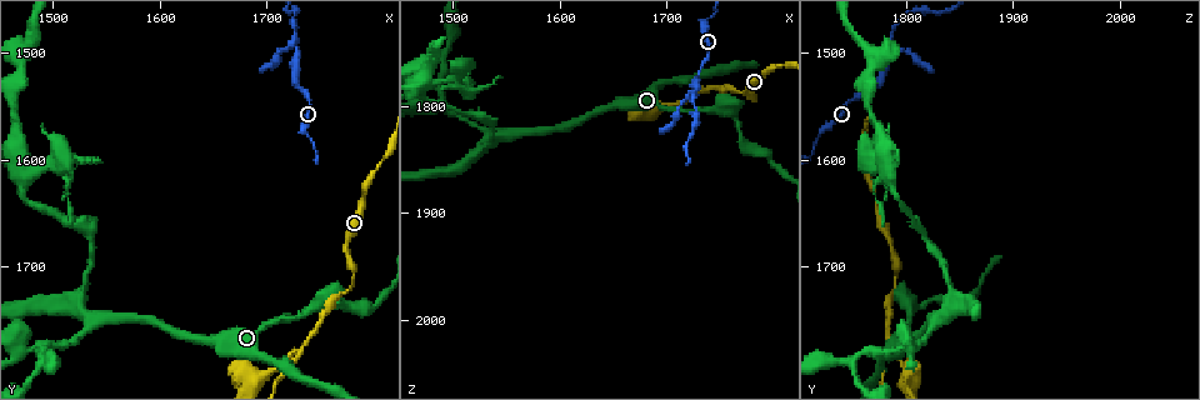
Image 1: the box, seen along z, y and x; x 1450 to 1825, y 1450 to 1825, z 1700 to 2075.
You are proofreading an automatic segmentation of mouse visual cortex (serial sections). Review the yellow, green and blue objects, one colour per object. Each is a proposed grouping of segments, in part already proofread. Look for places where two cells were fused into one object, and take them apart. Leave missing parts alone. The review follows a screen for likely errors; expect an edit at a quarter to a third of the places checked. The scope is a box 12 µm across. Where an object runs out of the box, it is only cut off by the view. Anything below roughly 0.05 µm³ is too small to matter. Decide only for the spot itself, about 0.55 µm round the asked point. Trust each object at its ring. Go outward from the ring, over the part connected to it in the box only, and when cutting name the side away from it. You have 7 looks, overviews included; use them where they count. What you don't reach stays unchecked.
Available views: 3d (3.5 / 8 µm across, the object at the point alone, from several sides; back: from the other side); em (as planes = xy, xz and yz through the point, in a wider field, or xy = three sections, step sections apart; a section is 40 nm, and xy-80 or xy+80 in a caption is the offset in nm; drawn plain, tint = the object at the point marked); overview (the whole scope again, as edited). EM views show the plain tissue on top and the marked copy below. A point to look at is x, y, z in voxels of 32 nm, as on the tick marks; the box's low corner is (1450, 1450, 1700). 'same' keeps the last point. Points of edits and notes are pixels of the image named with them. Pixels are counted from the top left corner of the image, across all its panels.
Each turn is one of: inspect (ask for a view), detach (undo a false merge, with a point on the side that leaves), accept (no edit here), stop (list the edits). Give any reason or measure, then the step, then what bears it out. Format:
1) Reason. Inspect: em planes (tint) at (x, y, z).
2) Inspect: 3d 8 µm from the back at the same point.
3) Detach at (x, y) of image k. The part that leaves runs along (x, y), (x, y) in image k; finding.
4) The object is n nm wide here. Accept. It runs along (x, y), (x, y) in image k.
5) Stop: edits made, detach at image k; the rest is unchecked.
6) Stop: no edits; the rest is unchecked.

Arms part here. Inspect: em xy step 1 (tint) at (1734, 1774, 1788).

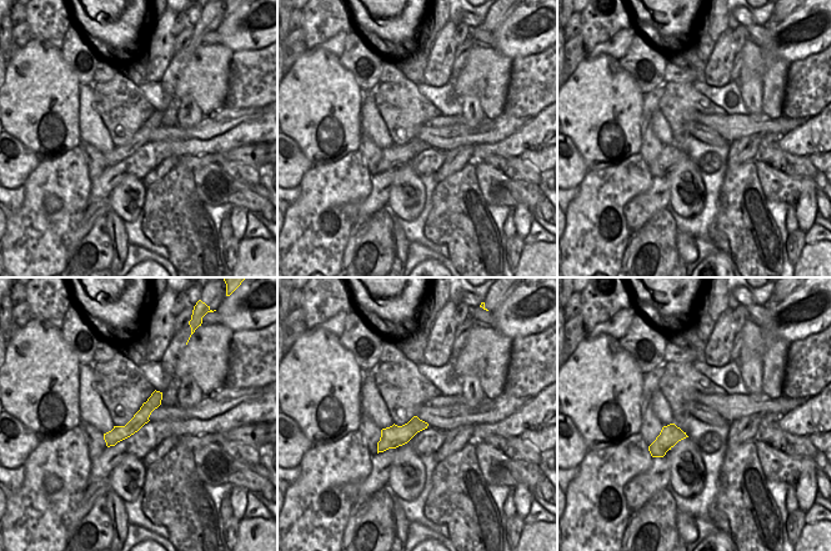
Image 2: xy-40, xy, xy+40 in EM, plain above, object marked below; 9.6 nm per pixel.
Inspect: 3d 3.5 µm at the same point.

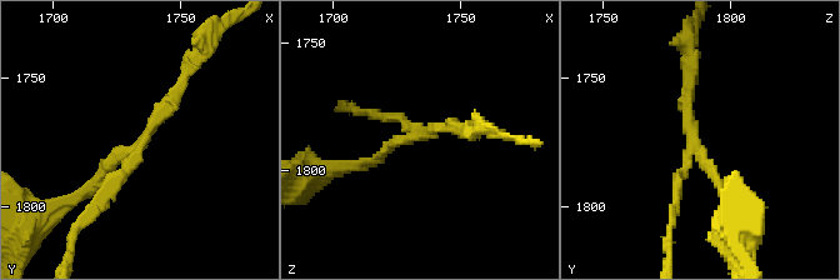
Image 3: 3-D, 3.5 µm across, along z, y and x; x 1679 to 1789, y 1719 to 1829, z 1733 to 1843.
The arms are 100, 150, 150 nm wide. Detach at (83, 191) of image 3. Two cells meet here.

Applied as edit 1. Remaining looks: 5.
Narrows sharply. Inspect: 3d 8 µm at (1770, 1732, 1826).

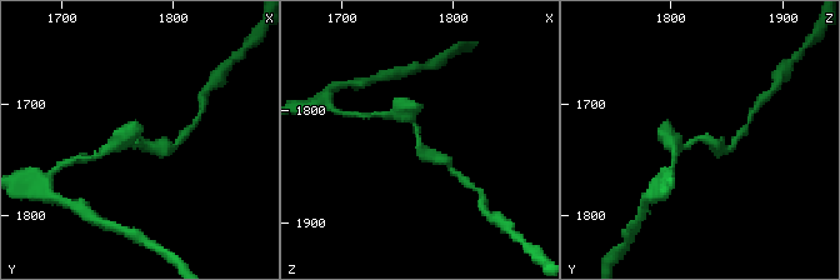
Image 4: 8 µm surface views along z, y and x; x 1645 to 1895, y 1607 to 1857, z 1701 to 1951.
The arms are 300, 300 nm wide. Inspect: em xy step 3 (tint) at (1770, 1730, 1826).

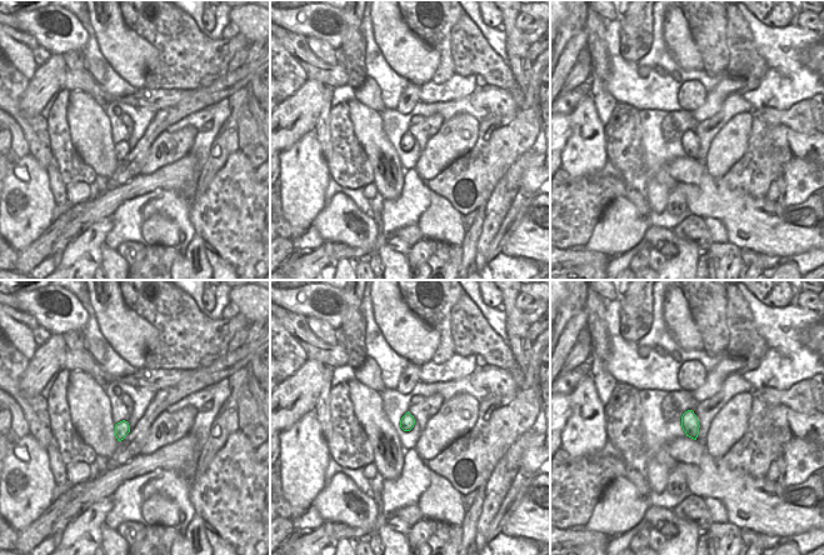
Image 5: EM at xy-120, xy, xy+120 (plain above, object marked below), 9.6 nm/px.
Accept. Continuous, no second cell.

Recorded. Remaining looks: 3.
A fork. Inspect: 3d 3.5 µm at (1538, 1750, 1826).

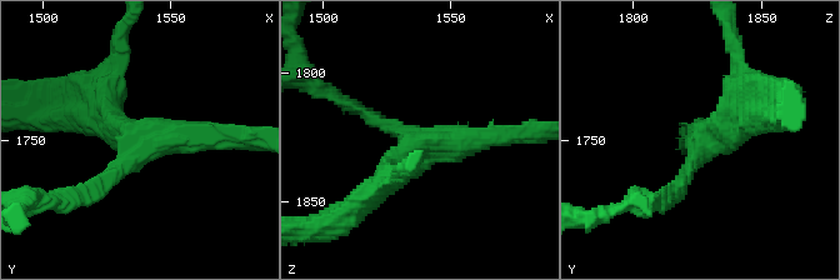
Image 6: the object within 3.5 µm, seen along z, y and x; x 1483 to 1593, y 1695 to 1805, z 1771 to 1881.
3 arms meet here; the arms are 200, 300, 350 nm wide. Inspect: em xy step 1 (tint) at (1539, 1750, 1828).

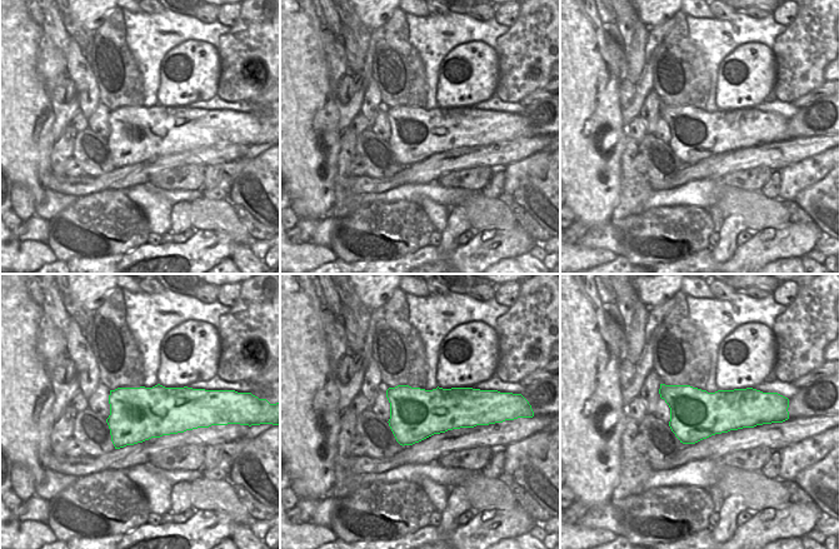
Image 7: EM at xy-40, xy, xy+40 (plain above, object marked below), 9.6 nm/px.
The object is 500 nm wide here. Accept. It runs along (224, 134), (135, 141), (111, 80) in image 6; one cell here.

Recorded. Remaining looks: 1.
Stop: edits made, detach at image 3; the rest is unchecked.

